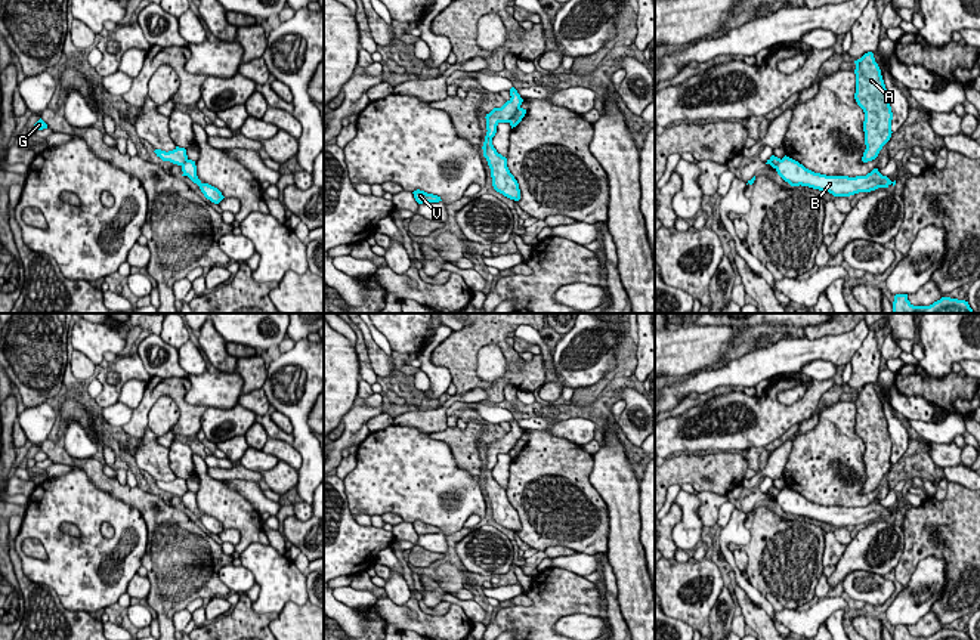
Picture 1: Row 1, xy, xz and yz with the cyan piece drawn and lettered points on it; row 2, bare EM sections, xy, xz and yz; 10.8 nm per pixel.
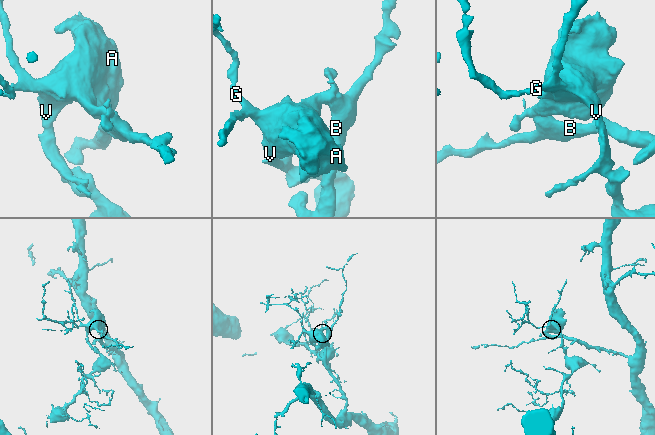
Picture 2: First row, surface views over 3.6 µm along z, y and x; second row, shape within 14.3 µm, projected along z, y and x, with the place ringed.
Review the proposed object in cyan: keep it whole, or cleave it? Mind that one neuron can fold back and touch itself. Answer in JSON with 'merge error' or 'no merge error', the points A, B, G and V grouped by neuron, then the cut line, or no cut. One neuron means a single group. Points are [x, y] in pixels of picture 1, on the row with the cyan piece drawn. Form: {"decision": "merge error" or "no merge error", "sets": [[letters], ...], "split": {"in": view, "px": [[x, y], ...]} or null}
{"decision": "merge error", "sets": [["A", "G", "V"], ["B"]], "split": {"in": "xz", "px": [[519, 107], [507, 121]]}}

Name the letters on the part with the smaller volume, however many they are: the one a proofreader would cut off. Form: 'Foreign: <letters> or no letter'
Foreign: A, G, V

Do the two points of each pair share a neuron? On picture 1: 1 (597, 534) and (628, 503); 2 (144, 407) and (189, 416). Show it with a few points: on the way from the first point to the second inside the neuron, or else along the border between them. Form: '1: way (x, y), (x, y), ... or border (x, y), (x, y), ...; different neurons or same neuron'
1: border (596, 491), (605, 503), (608, 513), (606, 553); different neurons
2: way (157, 393), (172, 392), (181, 402); same neuron

